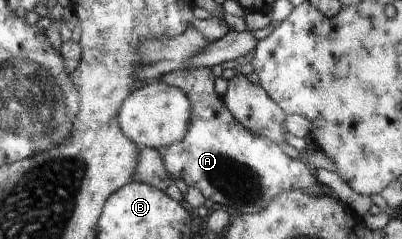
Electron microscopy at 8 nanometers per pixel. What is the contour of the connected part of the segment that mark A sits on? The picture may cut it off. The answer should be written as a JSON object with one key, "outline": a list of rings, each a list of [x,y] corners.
{"outline":[[[211,67],[179,69],[162,75],[161,81],[182,90],[193,107],[186,138],[161,150],[166,170],[174,180],[182,178],[189,187],[200,190],[205,199],[213,200],[216,207],[226,208],[233,214],[260,212],[282,192],[300,190],[310,196],[323,193],[304,160],[286,155],[275,142],[246,130],[230,114],[224,98],[214,89]]]}

